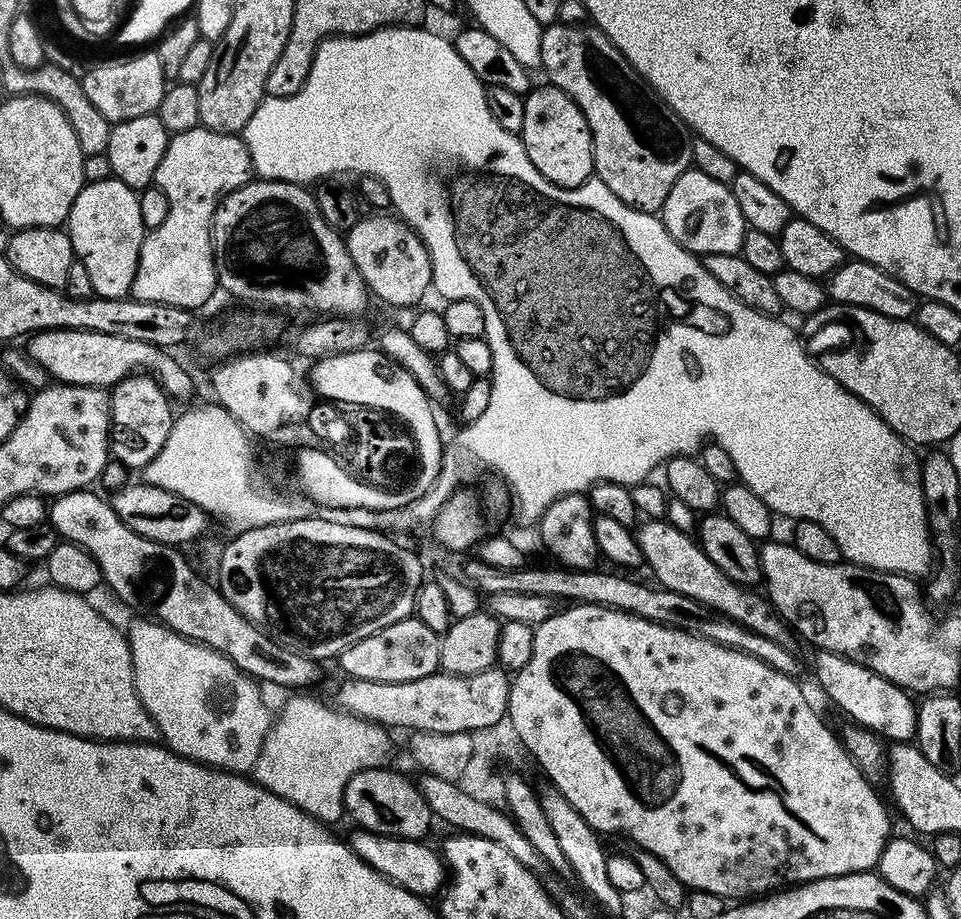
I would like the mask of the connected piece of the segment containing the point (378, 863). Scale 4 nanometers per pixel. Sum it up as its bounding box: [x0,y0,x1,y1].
[346,828,445,898]

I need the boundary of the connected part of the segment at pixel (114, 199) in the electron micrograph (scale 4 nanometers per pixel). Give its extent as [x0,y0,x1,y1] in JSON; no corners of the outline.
[66,177,146,299]

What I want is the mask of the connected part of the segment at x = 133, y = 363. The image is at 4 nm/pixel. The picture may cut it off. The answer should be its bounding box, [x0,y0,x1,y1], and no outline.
[26,328,194,400]

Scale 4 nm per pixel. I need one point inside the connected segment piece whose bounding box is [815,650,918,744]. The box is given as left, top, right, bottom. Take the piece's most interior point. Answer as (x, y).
(873, 702)

